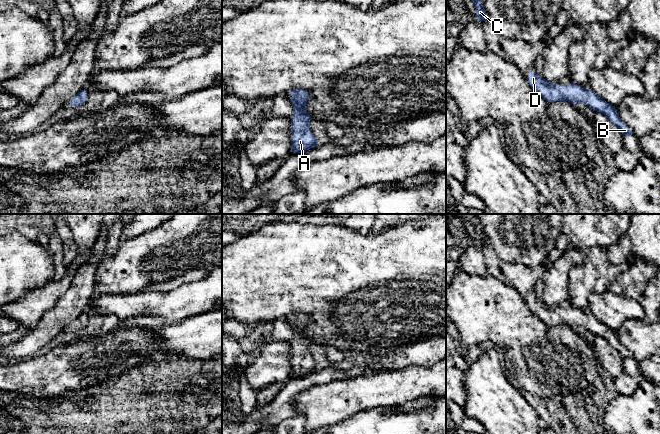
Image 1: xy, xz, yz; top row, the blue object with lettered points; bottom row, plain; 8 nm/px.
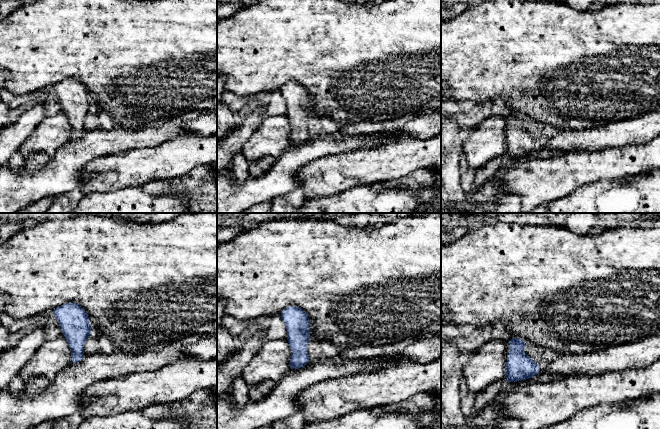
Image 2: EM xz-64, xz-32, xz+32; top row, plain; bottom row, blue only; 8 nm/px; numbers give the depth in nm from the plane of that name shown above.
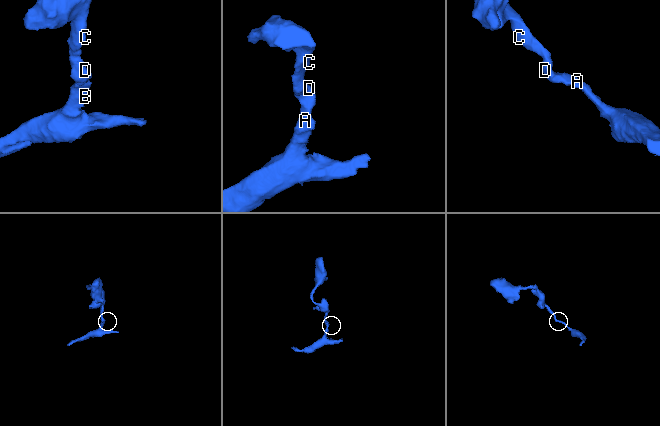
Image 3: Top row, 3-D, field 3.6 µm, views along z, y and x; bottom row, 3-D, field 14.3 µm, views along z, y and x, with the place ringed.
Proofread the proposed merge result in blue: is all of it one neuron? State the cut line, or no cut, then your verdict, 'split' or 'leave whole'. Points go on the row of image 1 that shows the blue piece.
cut none; leave whole

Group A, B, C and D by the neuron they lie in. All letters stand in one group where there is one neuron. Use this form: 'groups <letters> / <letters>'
groups A B C D

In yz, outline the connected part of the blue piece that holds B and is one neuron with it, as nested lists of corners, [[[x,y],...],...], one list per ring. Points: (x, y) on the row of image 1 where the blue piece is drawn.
[[[535,70],[527,71],[526,75],[530,87],[547,102],[567,100],[575,106],[577,106],[578,103],[584,102],[595,112],[601,112],[606,115],[611,123],[619,128],[623,135],[632,135],[631,130],[619,118],[616,107],[598,97],[590,88],[586,89],[572,82],[566,86],[550,83],[539,76]]]

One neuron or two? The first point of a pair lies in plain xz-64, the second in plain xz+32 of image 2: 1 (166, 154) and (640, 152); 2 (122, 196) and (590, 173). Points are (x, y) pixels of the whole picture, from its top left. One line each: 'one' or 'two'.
1: one
2: two

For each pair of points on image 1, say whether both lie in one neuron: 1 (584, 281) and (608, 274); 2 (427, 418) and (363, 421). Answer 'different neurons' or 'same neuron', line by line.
1: same neuron
2: same neuron

